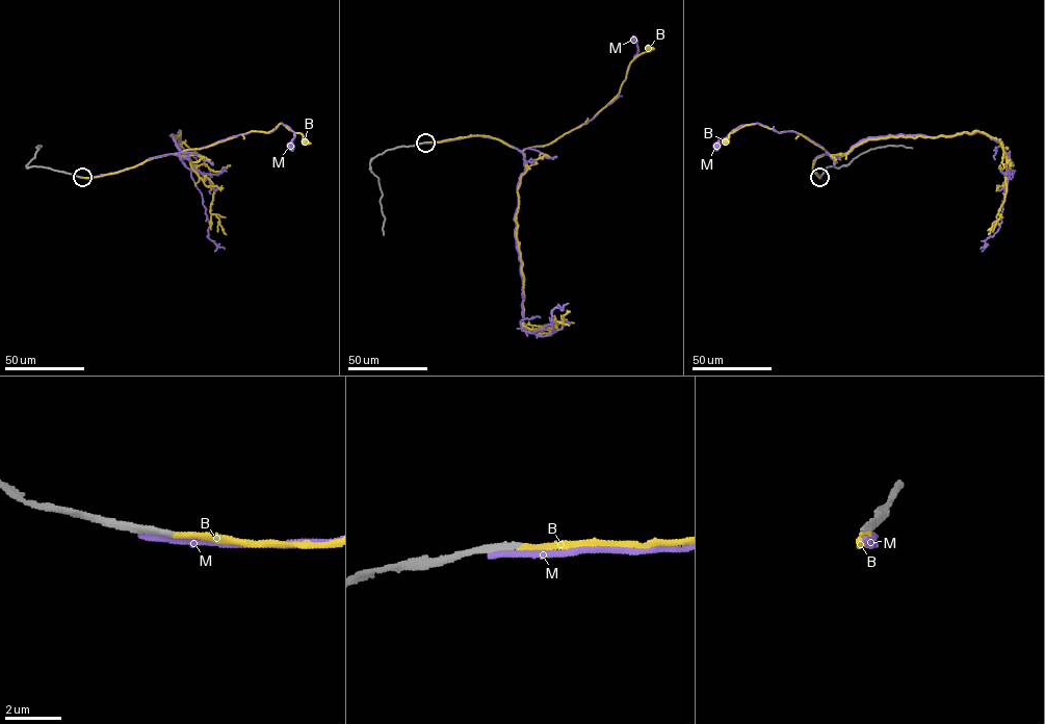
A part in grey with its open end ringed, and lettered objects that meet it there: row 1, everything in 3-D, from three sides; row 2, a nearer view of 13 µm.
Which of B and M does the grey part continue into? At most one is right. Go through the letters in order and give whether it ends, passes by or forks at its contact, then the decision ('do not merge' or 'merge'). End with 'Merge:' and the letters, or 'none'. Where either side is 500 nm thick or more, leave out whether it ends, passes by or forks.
B: it ends | merge
M: it ends | do not merge
Merge: B

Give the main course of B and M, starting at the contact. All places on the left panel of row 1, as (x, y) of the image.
B: (82, 177), (118, 173), (156, 157), (204, 148), (251, 131), (268, 132), (281, 123), (301, 133), (305, 141)
M: (81, 177), (114, 173), (149, 159), (199, 149), (251, 131), (269, 132), (282, 123), (293, 132), (290, 145)

